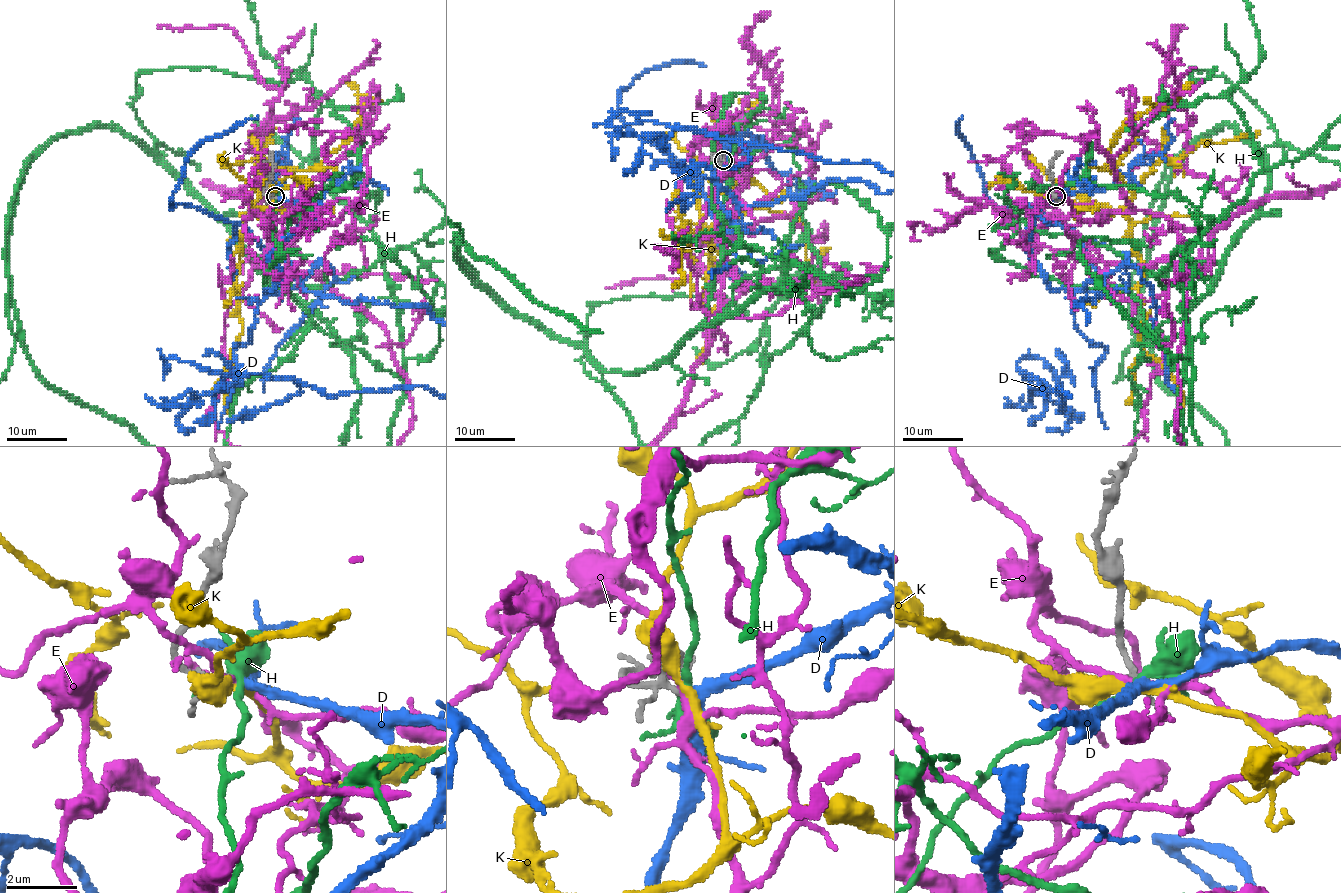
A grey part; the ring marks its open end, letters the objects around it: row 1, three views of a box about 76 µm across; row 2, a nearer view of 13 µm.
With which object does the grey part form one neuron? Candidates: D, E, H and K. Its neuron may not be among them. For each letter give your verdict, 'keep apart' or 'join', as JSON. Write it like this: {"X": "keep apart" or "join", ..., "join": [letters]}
{"D": "join", "E": "keep apart", "H": "keep apart", "K": "keep apart", "join": ["D"]}

